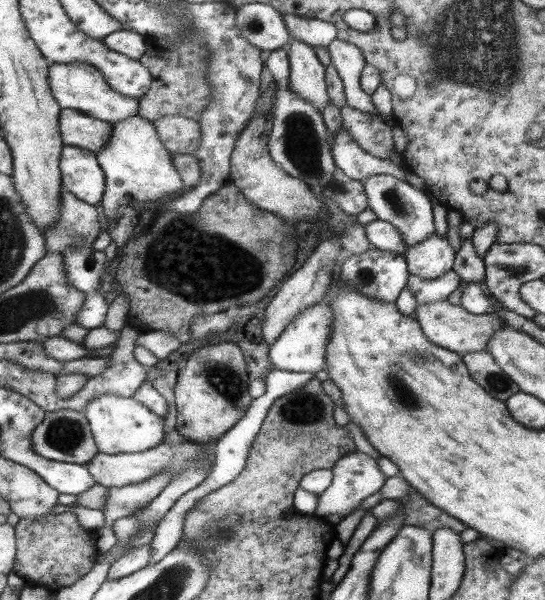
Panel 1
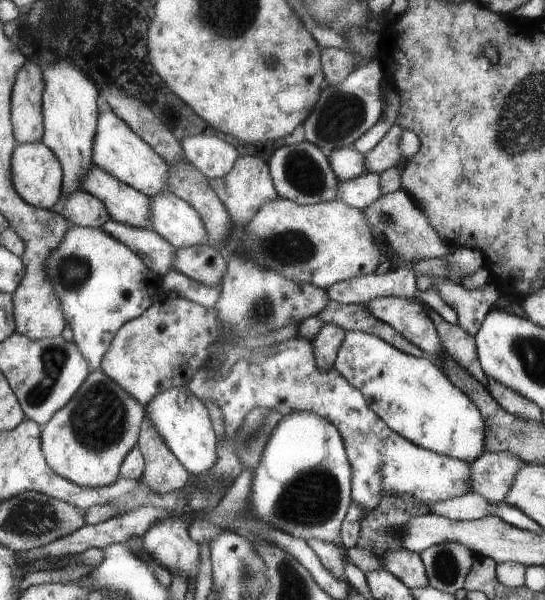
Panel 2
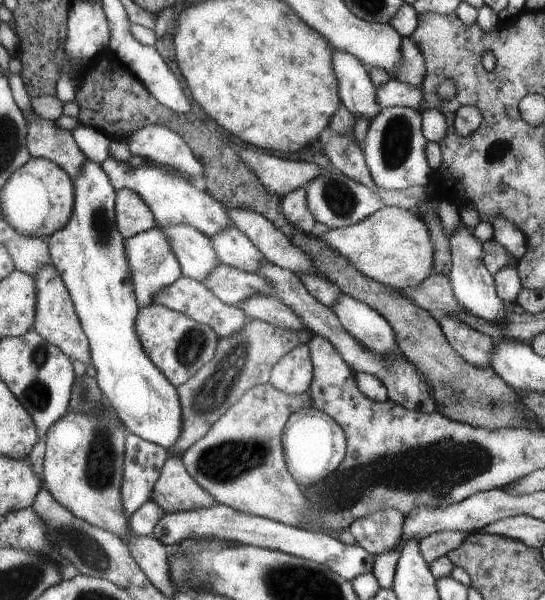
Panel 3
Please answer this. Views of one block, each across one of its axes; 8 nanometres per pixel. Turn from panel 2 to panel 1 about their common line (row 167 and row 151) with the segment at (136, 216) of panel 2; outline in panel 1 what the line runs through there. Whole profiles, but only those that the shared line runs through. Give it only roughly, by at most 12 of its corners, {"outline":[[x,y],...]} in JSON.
{"outline":[[63,109],[67,146],[99,153],[113,126],[79,110]]}

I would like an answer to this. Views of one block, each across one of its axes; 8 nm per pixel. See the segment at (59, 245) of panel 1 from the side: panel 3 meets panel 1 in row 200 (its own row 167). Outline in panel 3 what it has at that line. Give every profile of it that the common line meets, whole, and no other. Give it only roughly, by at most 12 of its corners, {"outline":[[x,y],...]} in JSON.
{"outline":[[27,117],[28,149],[74,179],[86,154],[73,131]]}

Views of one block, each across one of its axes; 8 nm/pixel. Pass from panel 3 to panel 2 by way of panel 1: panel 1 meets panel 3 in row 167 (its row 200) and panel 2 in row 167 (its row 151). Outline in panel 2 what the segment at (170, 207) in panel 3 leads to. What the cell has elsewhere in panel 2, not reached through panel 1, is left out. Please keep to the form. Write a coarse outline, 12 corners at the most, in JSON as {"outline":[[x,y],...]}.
{"outline":[[113,109],[99,115],[93,160],[149,198],[168,164]]}

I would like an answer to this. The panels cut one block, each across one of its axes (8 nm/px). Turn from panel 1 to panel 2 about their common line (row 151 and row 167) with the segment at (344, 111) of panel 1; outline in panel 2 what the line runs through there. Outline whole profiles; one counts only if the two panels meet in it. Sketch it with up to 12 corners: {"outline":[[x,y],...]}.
{"outline":[[388,134],[364,154],[367,173],[399,167],[399,134]]}

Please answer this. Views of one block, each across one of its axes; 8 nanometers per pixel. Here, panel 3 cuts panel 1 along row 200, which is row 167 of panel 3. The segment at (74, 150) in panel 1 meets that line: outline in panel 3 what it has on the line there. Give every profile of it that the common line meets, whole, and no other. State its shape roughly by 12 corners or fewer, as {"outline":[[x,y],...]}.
{"outline":[[89,161],[47,239],[127,429],[168,449],[177,388],[136,333],[116,192]]}

